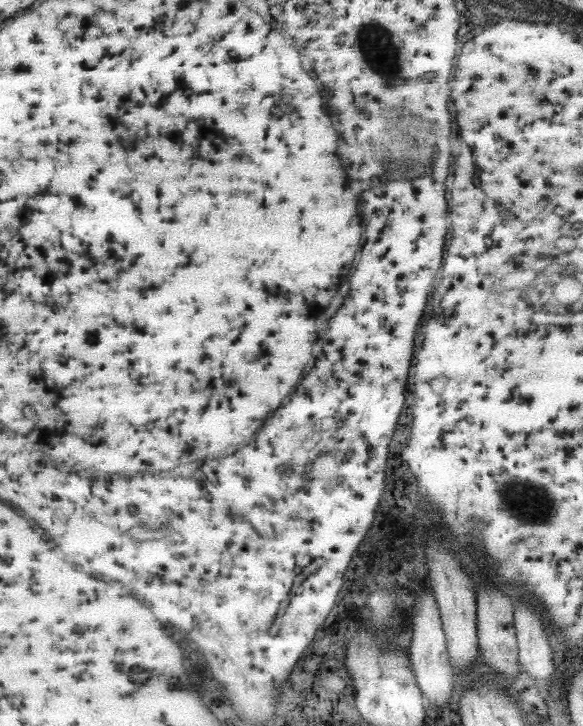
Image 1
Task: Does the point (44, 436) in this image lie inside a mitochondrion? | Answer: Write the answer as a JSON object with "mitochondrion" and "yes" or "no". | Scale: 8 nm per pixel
{"mitochondrion":"no"}

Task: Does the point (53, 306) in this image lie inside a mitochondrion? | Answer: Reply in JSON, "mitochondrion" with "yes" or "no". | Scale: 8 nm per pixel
{"mitochondrion":"no"}

